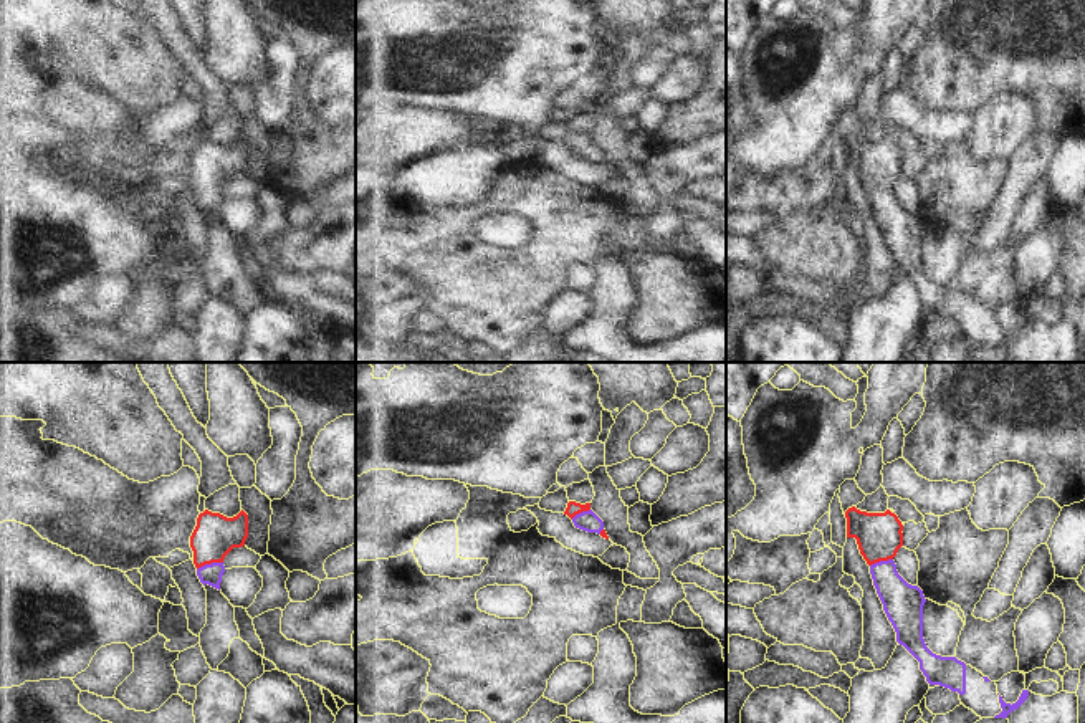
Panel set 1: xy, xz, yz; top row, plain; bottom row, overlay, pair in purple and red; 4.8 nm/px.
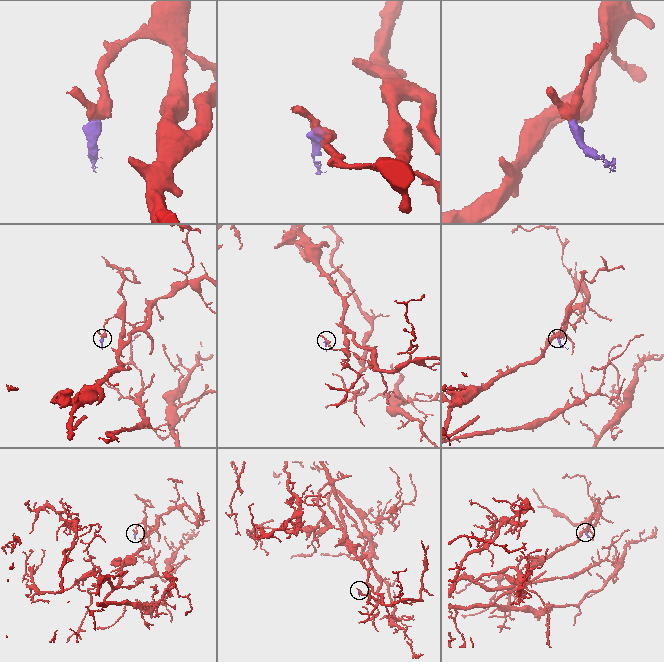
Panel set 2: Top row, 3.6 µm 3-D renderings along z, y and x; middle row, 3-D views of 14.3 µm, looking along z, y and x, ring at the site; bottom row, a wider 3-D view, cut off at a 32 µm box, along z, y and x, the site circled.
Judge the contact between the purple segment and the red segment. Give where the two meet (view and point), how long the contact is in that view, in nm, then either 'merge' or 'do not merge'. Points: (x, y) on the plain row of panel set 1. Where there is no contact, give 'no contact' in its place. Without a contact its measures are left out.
contact xy (209, 194); length 130 nm; merge

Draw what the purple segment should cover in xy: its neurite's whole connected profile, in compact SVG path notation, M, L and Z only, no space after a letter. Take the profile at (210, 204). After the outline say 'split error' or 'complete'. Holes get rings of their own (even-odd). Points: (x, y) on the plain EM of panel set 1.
M205 139L197 147L190 165L197 205L205 215L220 220L225 202L223 189L233 177L245 175L248 167L248 144L241 139L237 146L227 147Z | split error

